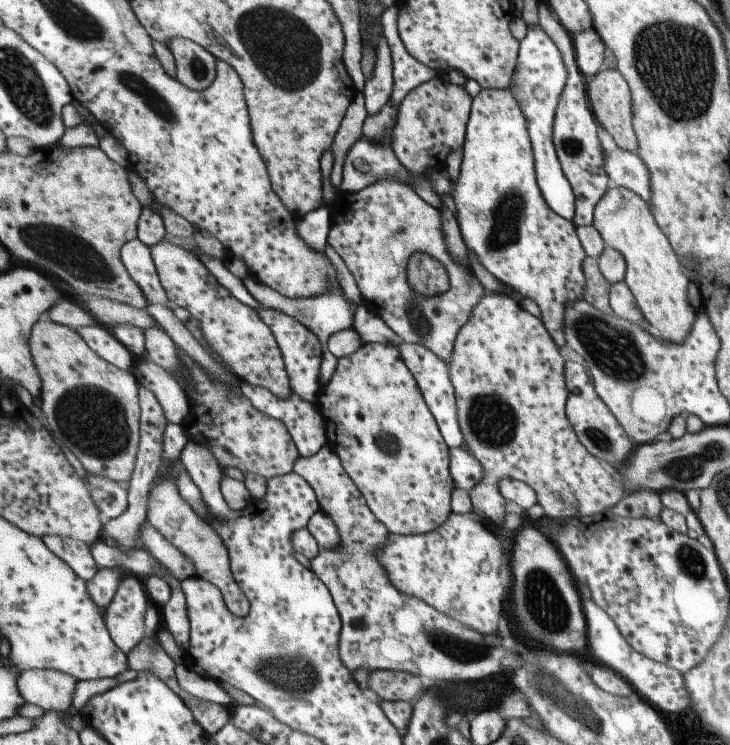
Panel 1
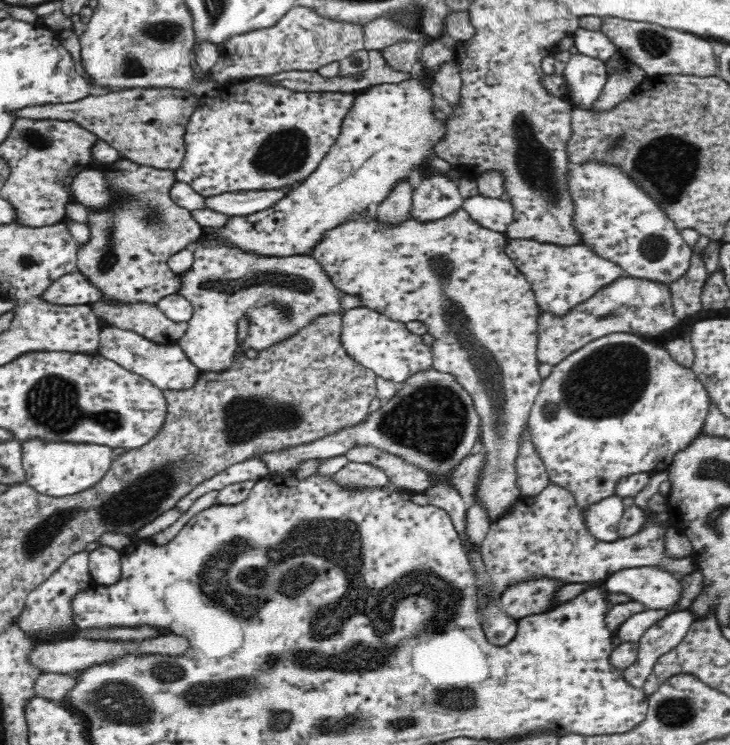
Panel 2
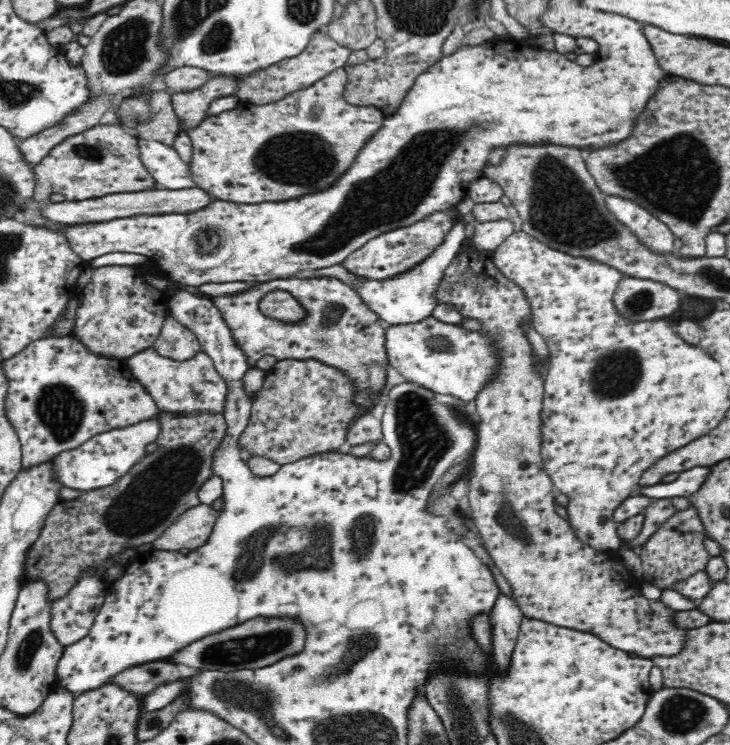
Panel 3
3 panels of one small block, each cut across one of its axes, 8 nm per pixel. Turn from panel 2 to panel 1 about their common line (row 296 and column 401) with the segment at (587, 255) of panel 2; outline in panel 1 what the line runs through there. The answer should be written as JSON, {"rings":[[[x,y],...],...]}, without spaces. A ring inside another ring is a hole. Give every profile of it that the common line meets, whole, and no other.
{"rings":[[[452,513],[449,520],[437,530],[422,535],[390,534],[389,540],[378,553],[378,559],[386,566],[394,585],[404,593],[424,600],[433,608],[448,614],[482,635],[497,635],[501,620],[501,602],[505,599],[505,586],[510,581],[510,556],[495,530],[483,517],[471,513]]]}

